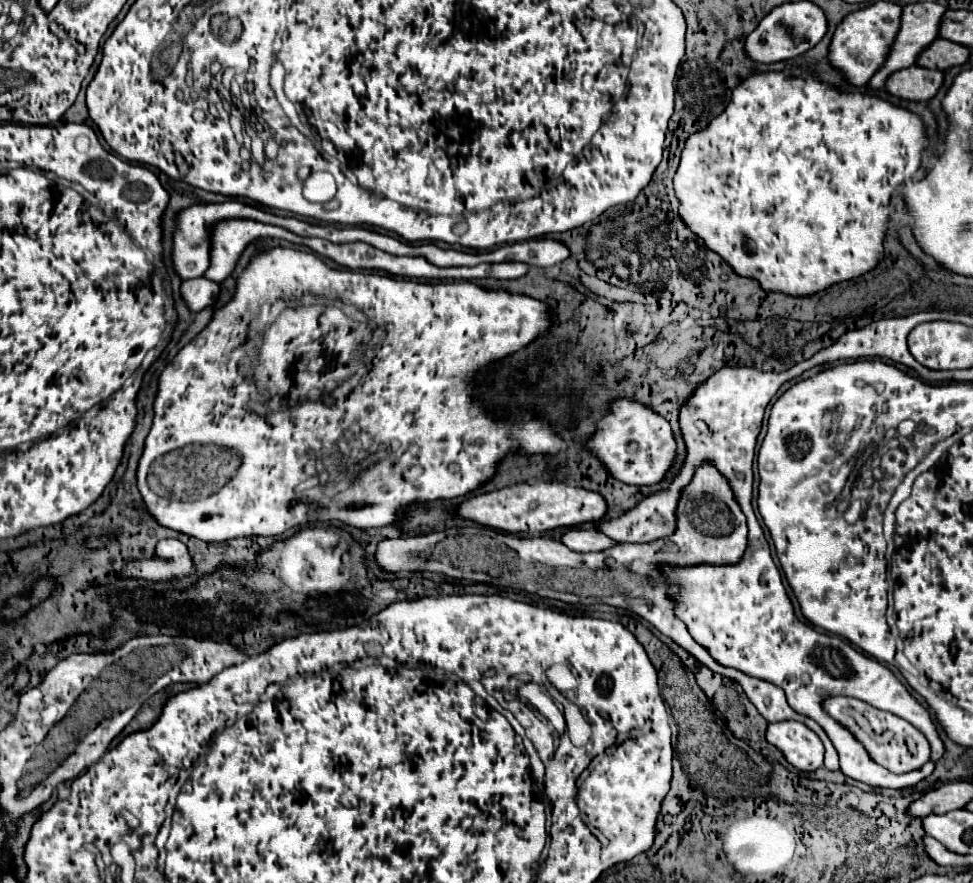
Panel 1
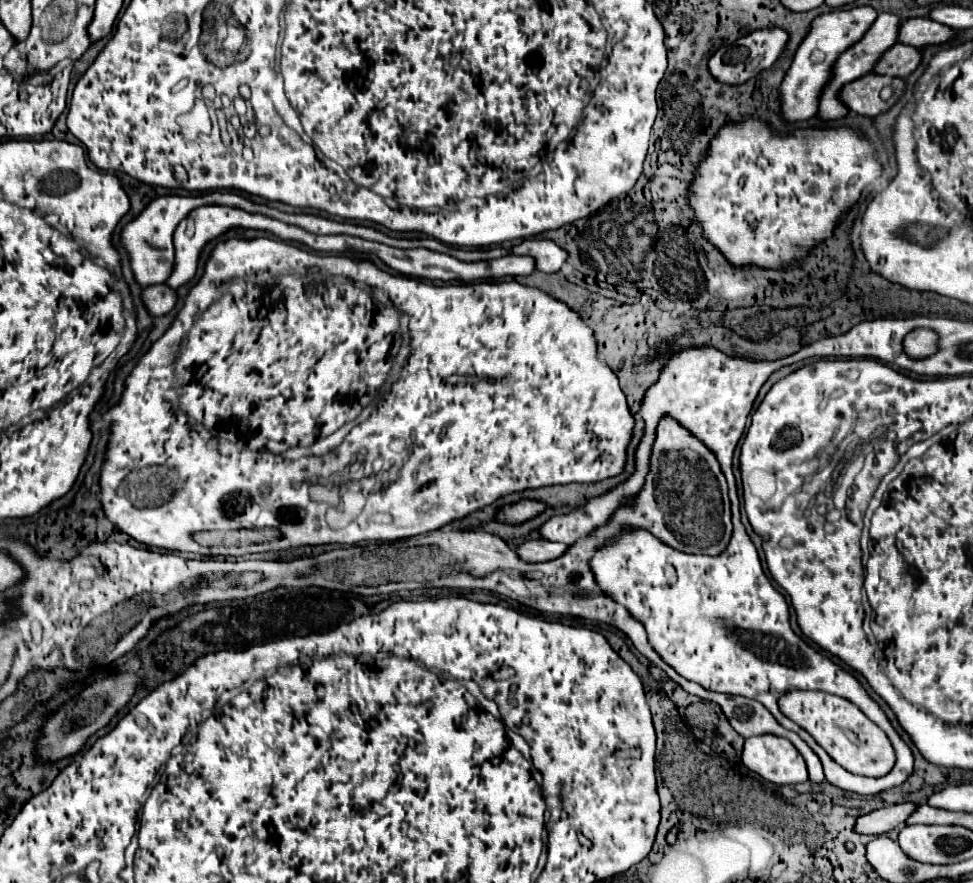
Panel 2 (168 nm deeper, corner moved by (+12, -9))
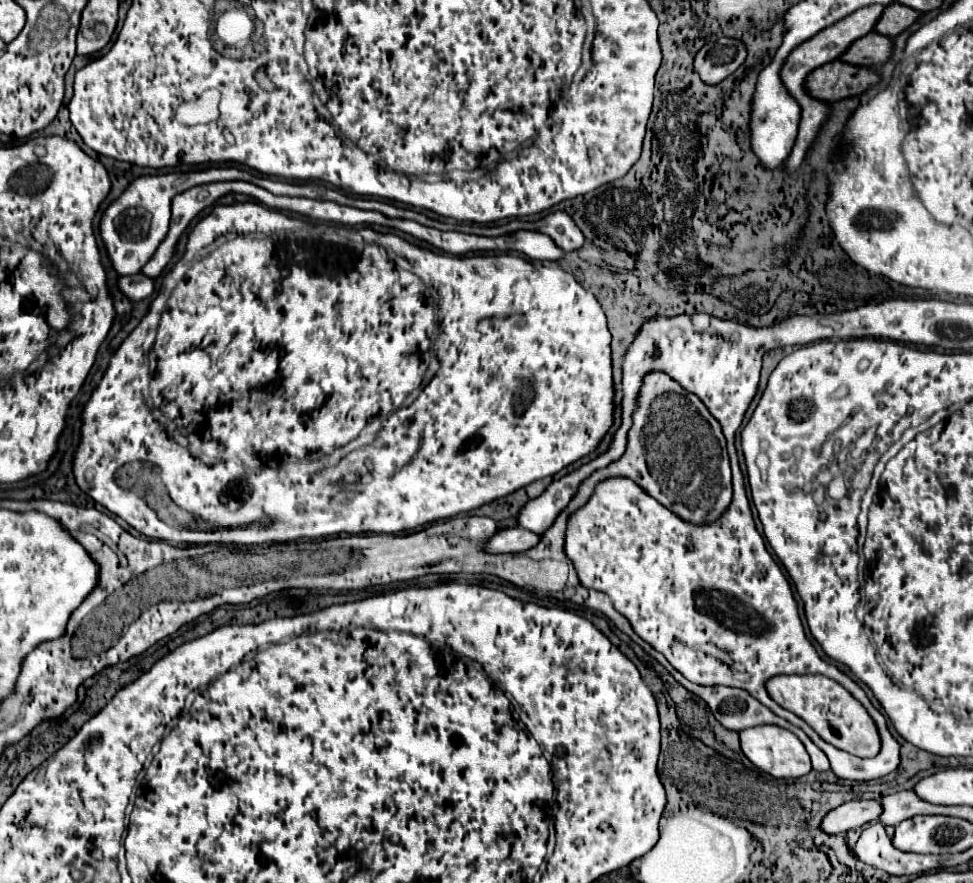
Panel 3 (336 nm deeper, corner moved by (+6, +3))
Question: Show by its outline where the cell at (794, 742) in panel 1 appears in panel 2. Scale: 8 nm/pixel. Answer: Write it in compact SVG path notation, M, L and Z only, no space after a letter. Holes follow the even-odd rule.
M761 734L745 740L741 762L773 784L799 784L807 780L803 756L785 738Z

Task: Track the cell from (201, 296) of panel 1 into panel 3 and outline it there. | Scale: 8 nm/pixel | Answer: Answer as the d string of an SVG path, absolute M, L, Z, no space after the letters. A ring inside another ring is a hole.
M139 272L135 276L121 276L119 288L127 298L131 298L133 302L139 302L145 298L151 298L151 294L155 292L155 280Z

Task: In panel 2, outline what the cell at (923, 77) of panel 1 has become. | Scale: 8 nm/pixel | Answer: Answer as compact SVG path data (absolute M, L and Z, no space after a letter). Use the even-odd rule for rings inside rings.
M865 74L841 88L837 98L853 112L861 116L877 116L885 110L889 110L897 96L901 96L905 90L905 82L901 78L889 78L889 76L879 76L879 74ZM891 86L893 88L893 98L891 100L881 100L881 90Z

